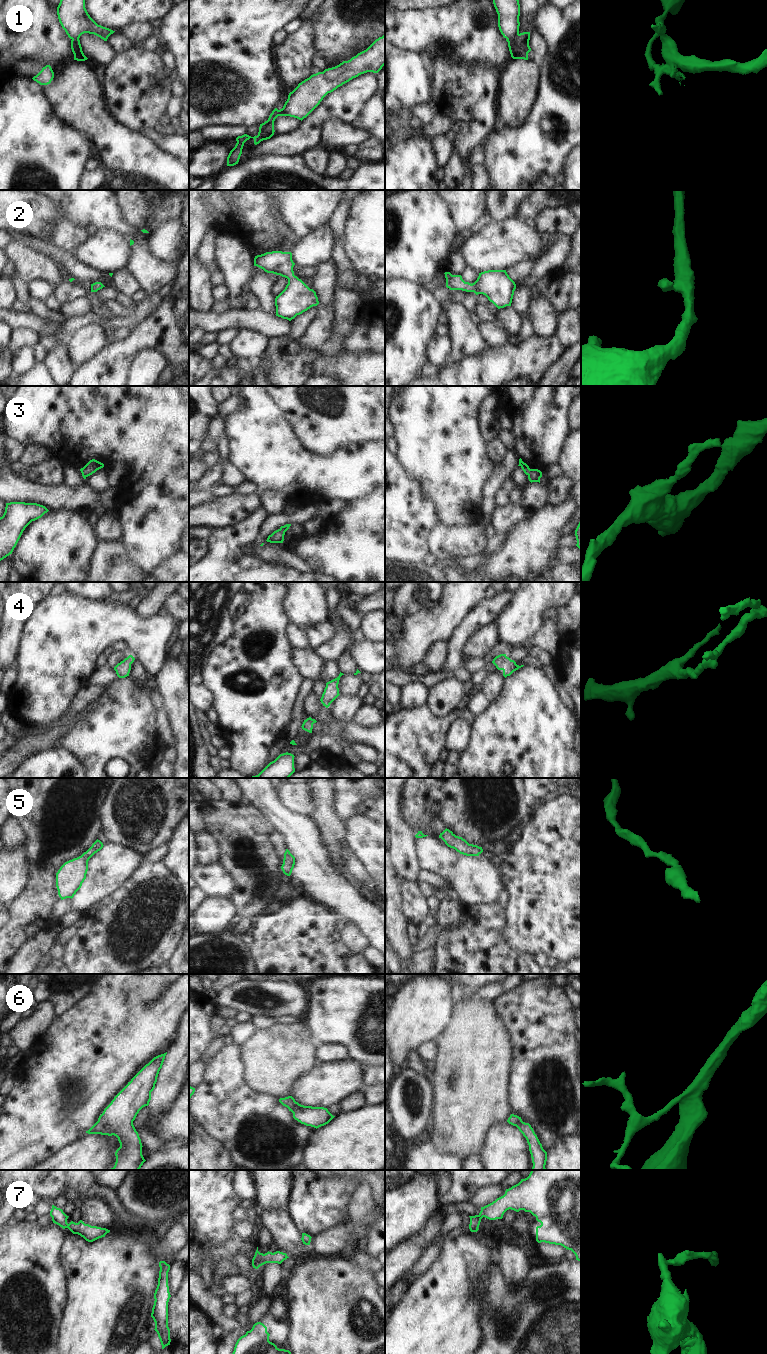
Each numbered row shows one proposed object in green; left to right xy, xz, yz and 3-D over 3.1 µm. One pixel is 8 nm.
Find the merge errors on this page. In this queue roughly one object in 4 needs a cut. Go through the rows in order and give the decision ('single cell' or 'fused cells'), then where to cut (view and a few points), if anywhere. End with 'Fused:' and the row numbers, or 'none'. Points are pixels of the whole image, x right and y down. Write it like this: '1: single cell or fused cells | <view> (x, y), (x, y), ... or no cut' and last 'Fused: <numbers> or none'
1: fused cells | yz (518, 33), (507, 40)
2: single cell | no cut
3: single cell | no cut
4: single cell | no cut
5: single cell | no cut
6: single cell | no cut
7: single cell | no cut
Fused: 1

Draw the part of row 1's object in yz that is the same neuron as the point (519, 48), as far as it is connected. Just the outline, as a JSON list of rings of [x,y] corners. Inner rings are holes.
[[[523,32],[515,35],[508,42],[509,51],[513,59],[528,60],[528,53],[531,51],[529,46],[530,32]]]

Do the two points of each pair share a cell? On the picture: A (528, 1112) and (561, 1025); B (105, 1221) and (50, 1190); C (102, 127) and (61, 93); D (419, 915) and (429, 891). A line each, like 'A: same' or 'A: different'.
A: same
B: different
C: same
D: different

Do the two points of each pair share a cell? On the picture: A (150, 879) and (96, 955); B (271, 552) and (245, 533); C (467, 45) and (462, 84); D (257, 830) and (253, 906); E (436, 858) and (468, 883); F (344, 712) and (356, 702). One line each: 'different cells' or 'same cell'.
A: same cell
B: different cells
C: different cells
D: same cell
E: same cell
F: same cell

